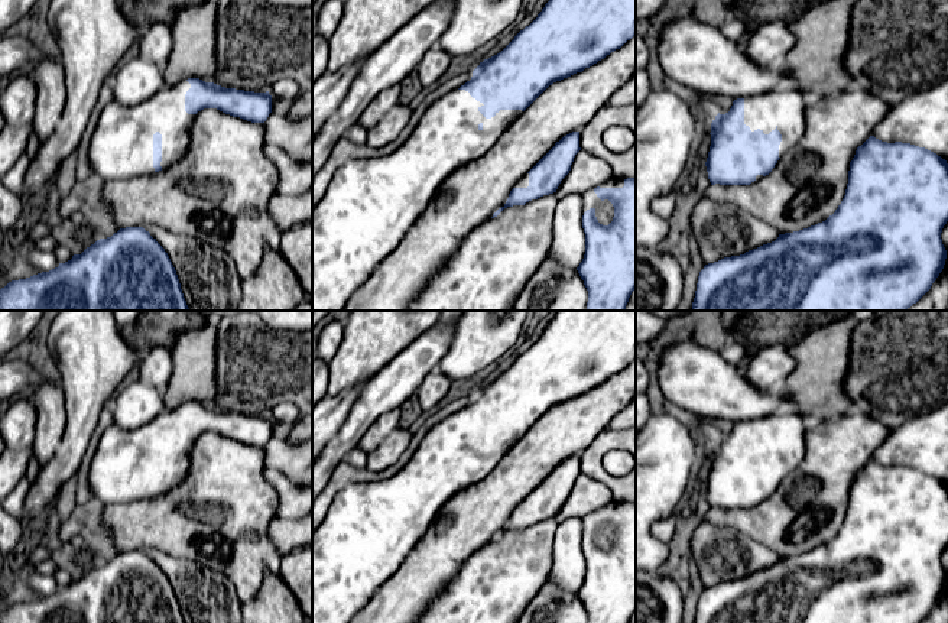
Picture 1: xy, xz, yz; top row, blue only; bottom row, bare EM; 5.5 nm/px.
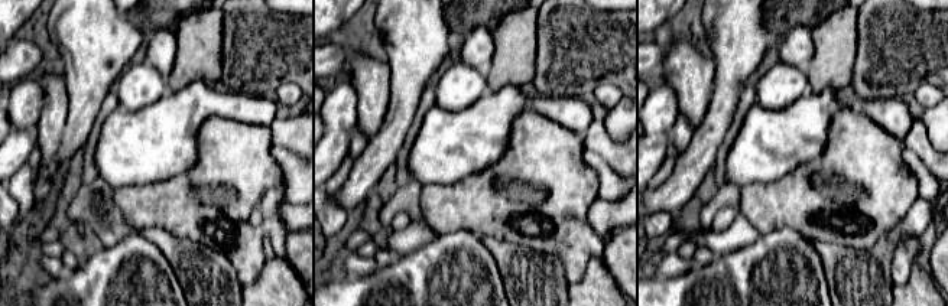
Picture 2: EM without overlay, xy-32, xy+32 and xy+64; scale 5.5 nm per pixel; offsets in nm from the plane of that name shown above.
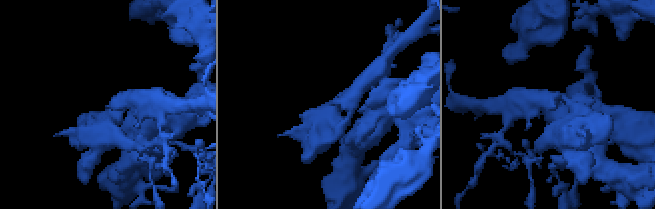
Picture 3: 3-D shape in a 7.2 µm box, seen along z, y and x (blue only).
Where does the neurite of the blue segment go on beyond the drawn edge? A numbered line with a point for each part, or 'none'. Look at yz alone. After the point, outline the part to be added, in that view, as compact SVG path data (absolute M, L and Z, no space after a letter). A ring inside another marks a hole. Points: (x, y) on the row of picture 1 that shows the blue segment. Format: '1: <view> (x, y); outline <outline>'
1: yz (785, 107); outline M793 85L744 97L744 124L751 132L760 129L764 134L777 129L782 134L782 158L802 137L808 101L809 98Z

